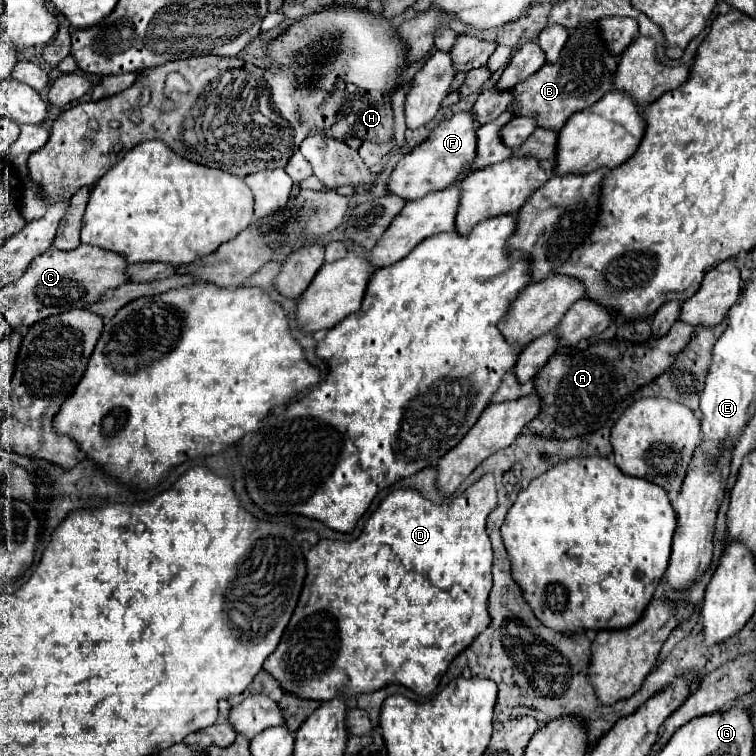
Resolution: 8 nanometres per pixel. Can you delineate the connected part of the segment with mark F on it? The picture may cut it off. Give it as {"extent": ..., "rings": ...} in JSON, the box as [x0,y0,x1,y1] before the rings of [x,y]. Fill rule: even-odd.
{"extent":[387,111,477,201],"rings":[[[461,111],[445,119],[435,127],[431,137],[417,149],[407,153],[391,173],[387,181],[389,193],[395,193],[407,201],[421,199],[431,191],[439,191],[451,185],[459,185],[461,177],[469,173],[471,163],[477,157],[477,119],[473,111]]]}

